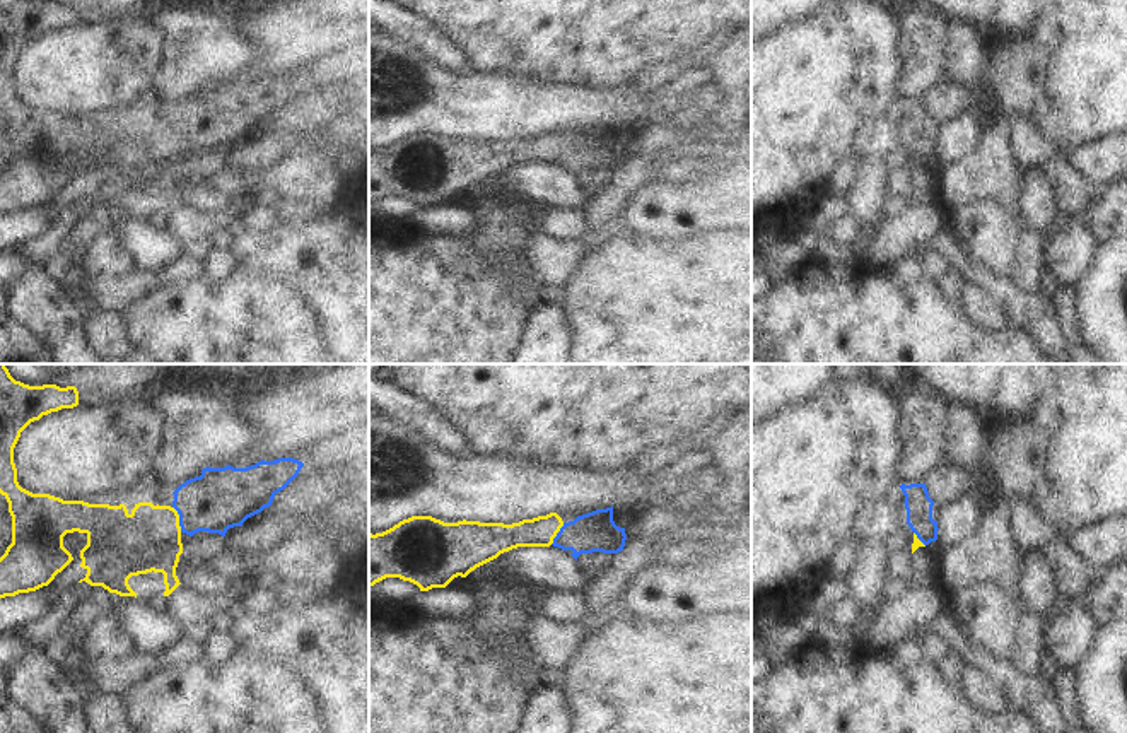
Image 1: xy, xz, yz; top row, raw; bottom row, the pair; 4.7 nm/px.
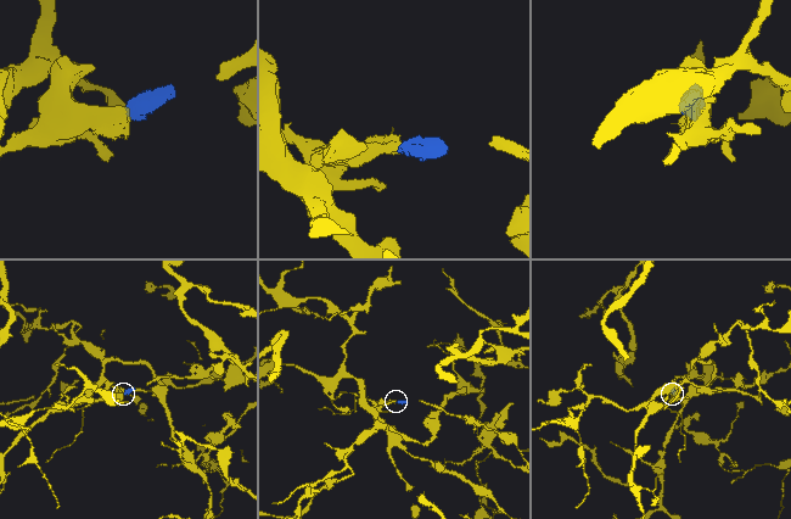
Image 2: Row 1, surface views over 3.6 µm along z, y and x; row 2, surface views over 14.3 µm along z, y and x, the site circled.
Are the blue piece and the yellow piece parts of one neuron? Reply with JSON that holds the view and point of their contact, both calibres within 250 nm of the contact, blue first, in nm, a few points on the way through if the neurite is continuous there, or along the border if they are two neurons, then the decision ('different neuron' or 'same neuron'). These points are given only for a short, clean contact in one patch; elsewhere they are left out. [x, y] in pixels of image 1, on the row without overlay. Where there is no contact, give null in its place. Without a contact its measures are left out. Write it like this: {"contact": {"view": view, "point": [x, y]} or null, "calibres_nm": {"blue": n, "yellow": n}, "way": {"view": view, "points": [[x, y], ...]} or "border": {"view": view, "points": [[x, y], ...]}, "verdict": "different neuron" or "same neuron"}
{"contact": {"view": "xy", "point": [180, 135]}, "calibres_nm": {"blue": 280, "yellow": 300}, "way": {"view": "xy", "points": [[224, 115], [198, 122], [180, 135], [164, 140], [149, 156]]}, "verdict": "same neuron"}

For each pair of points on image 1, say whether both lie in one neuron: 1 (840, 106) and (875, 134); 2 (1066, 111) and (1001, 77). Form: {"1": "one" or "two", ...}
{"1": "two", "2": "two"}

